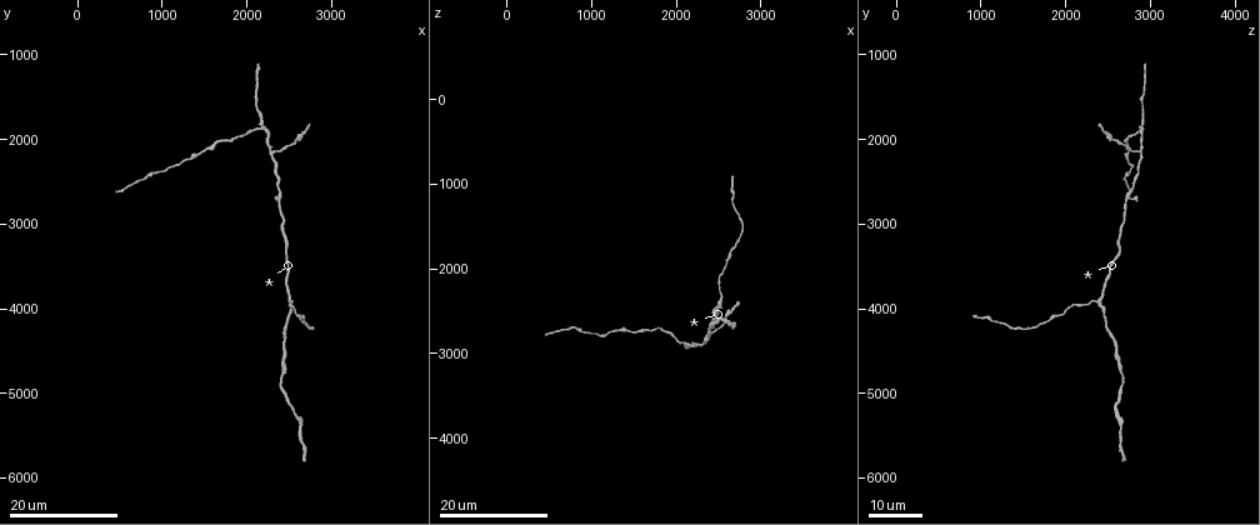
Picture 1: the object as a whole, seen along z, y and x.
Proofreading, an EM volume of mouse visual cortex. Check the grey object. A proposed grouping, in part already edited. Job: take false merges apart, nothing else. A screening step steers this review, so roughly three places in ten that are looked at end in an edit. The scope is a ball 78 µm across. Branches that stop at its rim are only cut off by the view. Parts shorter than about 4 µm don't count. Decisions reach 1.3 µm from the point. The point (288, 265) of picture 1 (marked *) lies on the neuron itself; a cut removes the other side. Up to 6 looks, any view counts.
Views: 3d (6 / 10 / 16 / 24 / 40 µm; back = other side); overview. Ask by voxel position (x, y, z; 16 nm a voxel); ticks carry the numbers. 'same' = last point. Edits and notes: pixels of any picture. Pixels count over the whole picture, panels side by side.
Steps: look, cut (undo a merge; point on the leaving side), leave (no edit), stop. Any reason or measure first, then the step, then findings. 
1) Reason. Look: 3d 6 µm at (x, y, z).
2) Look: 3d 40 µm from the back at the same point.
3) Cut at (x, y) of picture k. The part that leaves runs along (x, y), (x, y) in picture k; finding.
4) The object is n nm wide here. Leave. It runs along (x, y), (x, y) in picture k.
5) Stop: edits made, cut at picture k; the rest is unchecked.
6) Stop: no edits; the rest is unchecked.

Three arms meet. Look: 3d 16 µm at (2200, 1800, 2900).

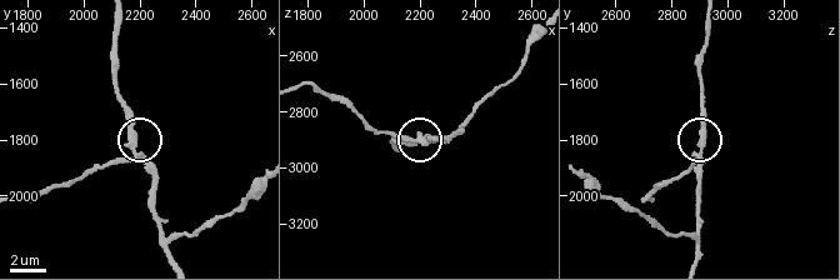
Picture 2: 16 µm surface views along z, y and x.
Look: 3d 6 µm at (2170, 1850, 2900).

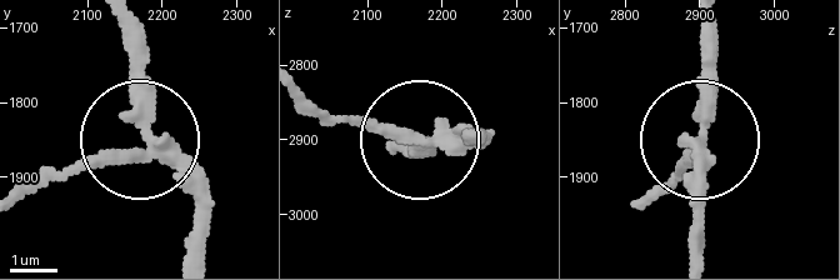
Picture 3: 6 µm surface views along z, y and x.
The object is 300 nm wide here. Cut at (76, 161) of picture 3. The part that leaves runs along (135, 159), (20, 186) in picture 3; a second neuron is stuck on.

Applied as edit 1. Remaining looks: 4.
Redraw. Look: overview.

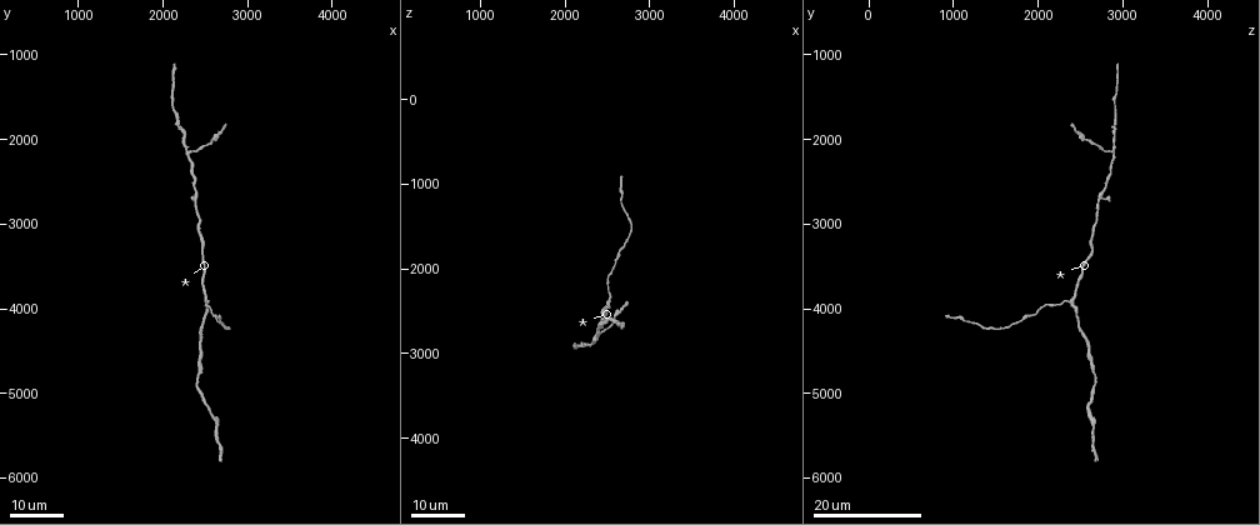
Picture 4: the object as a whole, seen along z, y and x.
Four-way junction. Look: 3d 16 µm at (2300, 2150, 2850).

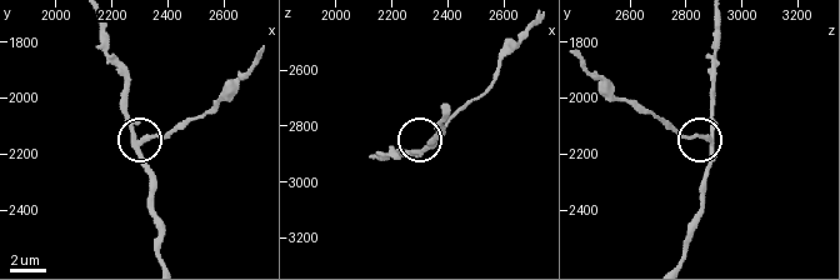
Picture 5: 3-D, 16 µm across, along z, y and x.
Look: 3d 10 µm at (2300, 2150, 2890).

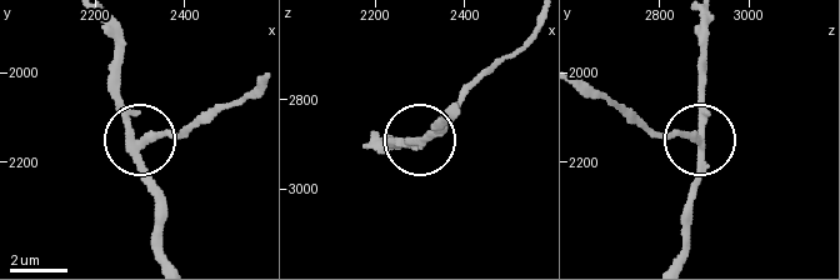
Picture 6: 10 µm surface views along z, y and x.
Look: 3d 10 µm from the back at (2295, 2150, 2895).

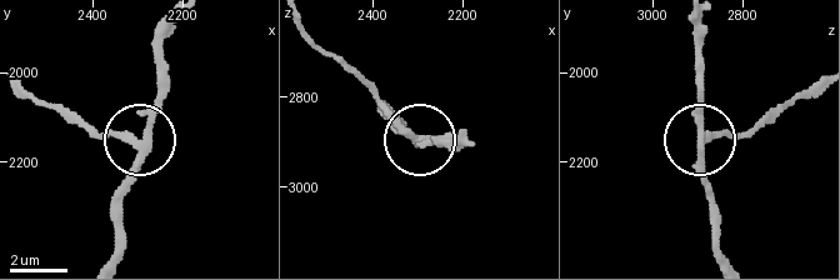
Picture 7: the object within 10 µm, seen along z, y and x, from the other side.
4 arms meet here. Cut at (104, 133) of picture 7. The part that leaves runs along (136, 139), (95, 136), (21, 86) in picture 7; a second neuron is stuck on.

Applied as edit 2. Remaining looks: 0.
Stop: edits made, cut at picture 3, cut at picture 7; the rest is unchecked.

